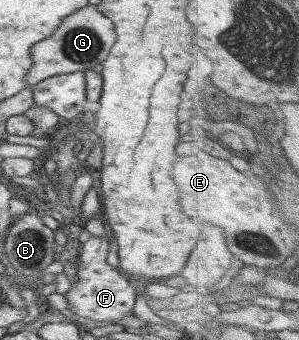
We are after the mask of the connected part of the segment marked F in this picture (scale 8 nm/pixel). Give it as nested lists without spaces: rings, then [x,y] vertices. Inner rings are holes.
[[[91,236],[82,243],[78,254],[78,281],[69,285],[69,291],[63,296],[67,299],[67,308],[81,317],[89,318],[100,324],[115,323],[126,313],[132,313],[136,293],[127,280],[118,276],[117,270],[105,261],[107,255],[107,239]]]

